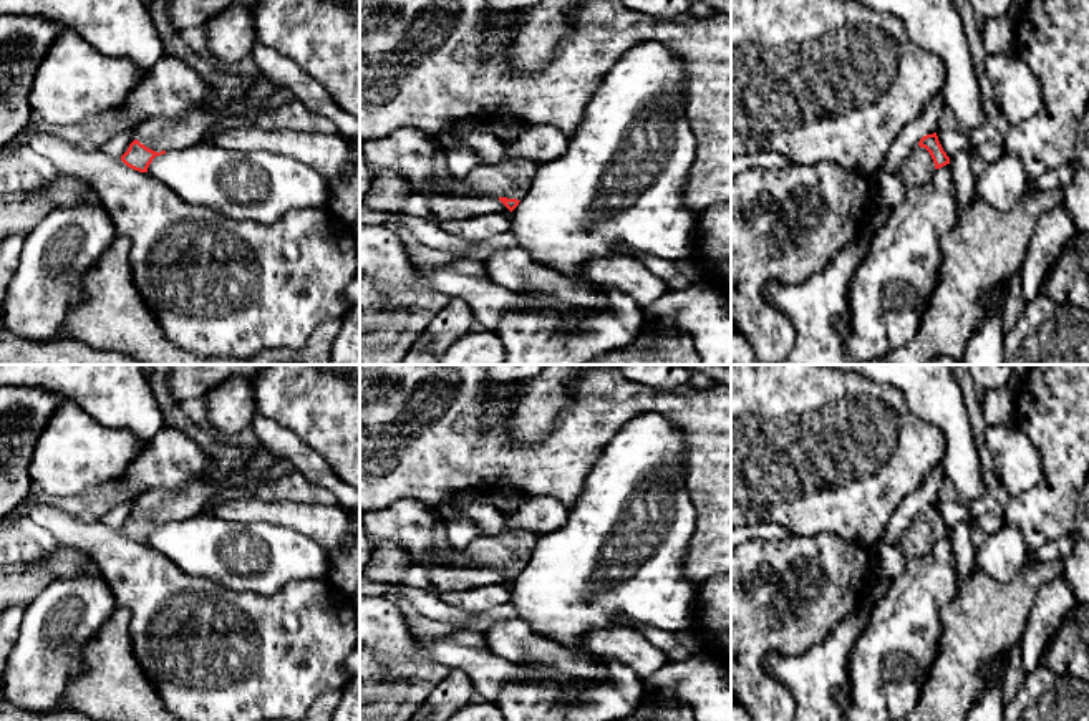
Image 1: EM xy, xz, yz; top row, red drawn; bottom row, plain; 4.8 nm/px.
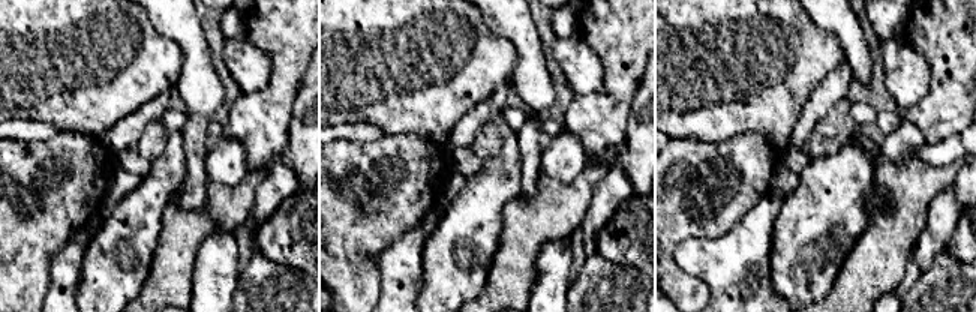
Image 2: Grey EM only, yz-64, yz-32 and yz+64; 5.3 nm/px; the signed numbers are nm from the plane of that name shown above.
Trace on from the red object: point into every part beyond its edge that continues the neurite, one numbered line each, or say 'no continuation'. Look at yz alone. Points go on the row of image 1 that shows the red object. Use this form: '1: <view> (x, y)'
1: yz (919, 168)

